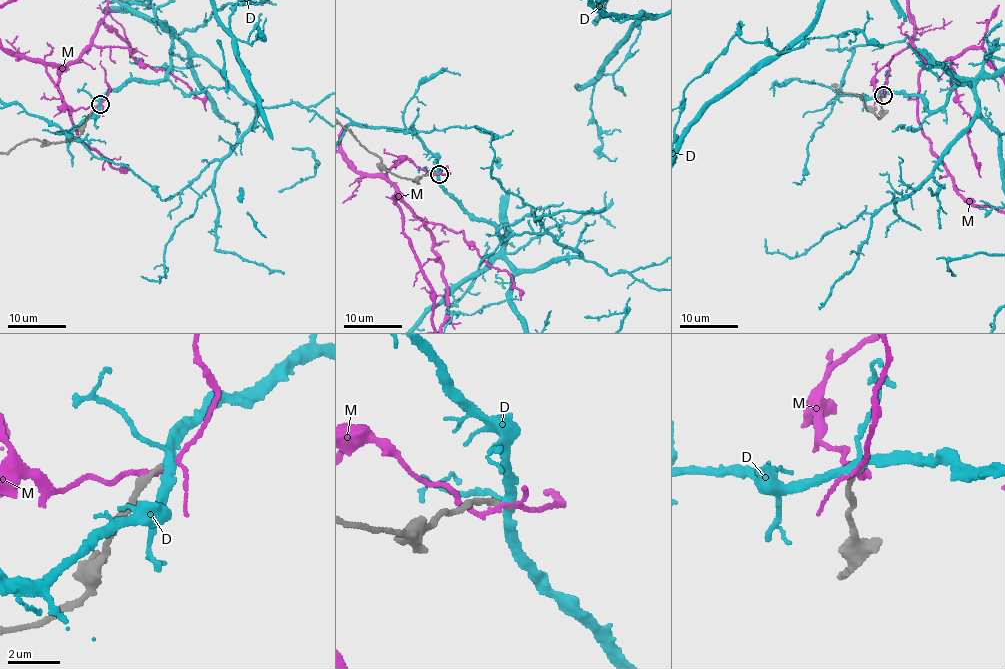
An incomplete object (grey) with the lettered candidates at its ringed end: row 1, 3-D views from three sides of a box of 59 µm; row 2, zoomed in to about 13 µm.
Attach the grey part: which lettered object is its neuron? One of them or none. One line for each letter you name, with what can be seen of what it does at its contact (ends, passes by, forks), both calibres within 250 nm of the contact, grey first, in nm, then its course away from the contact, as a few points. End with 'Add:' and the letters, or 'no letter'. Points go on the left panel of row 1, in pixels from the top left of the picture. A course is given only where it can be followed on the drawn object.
Add: no letter

